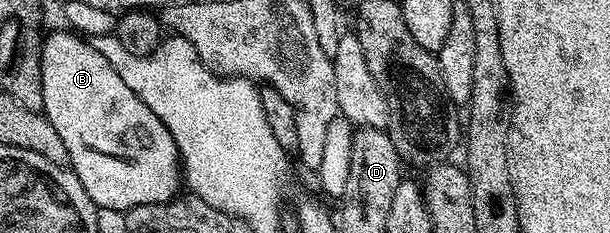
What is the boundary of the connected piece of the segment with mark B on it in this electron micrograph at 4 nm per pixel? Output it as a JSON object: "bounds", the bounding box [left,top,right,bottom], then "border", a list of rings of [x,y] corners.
{"bounds":[42,31,184,211],"border":[[[73,31],[54,33],[42,42],[42,86],[46,118],[56,127],[64,147],[68,147],[69,168],[80,179],[84,191],[98,209],[129,211],[137,205],[155,205],[179,196],[184,174],[178,148],[161,119],[112,71],[108,59]]]}

